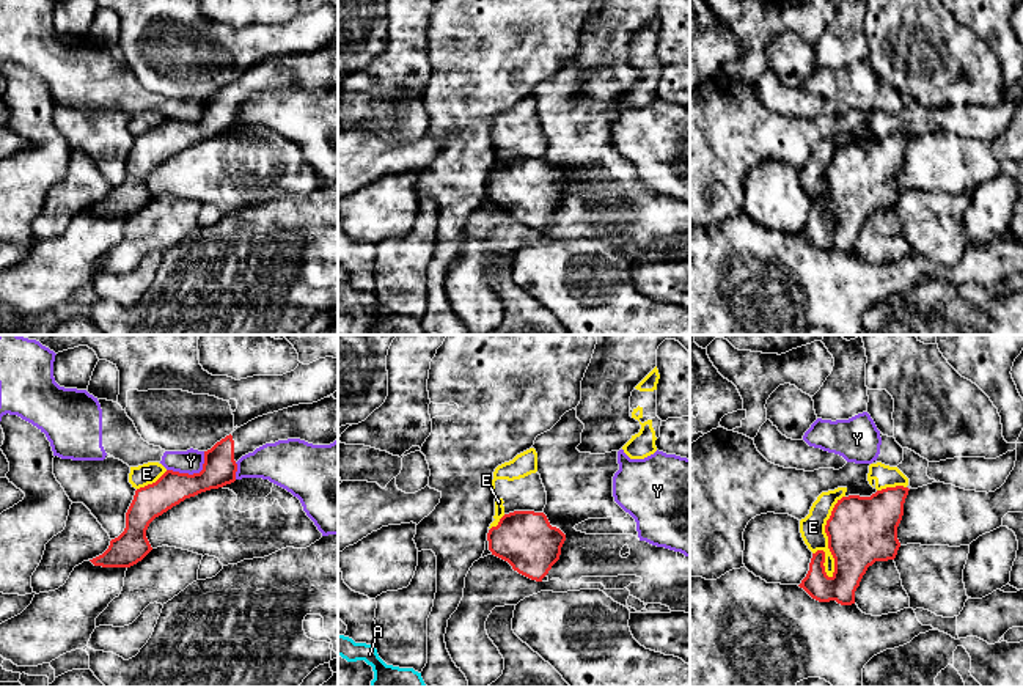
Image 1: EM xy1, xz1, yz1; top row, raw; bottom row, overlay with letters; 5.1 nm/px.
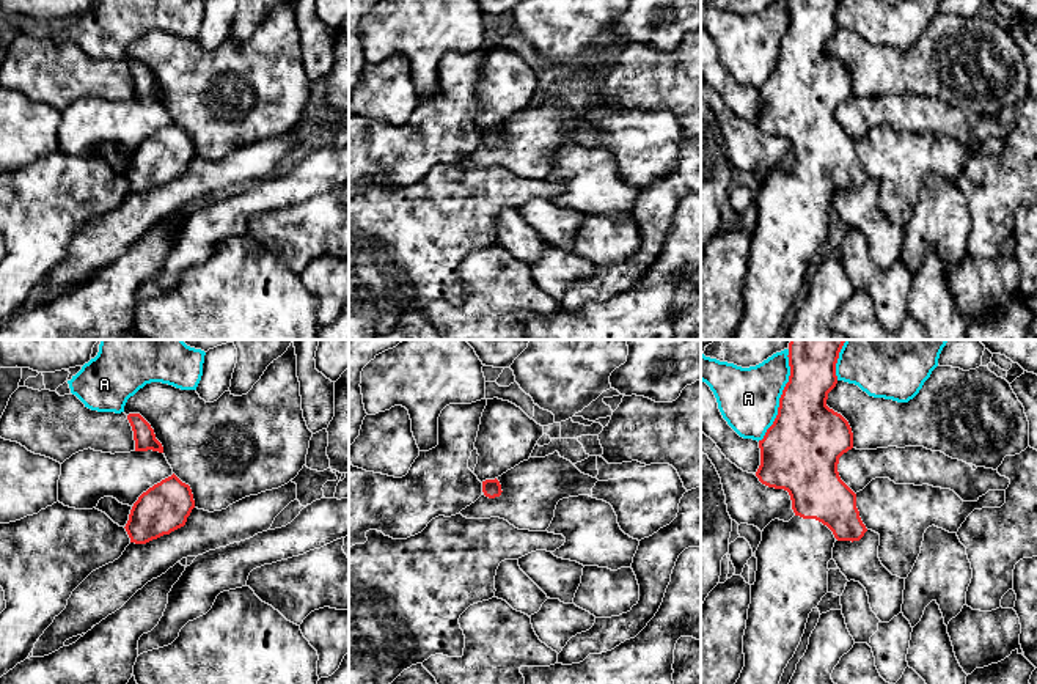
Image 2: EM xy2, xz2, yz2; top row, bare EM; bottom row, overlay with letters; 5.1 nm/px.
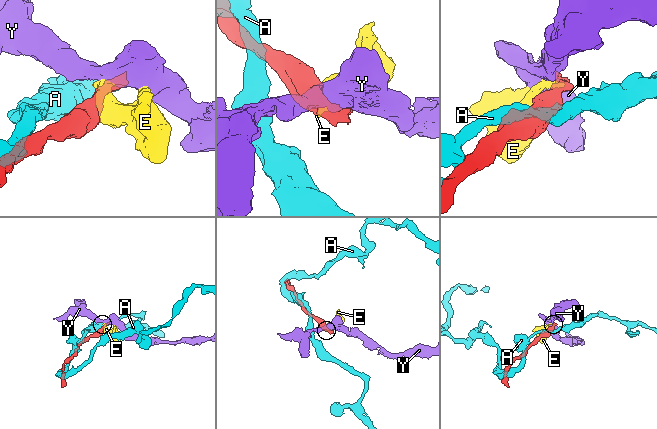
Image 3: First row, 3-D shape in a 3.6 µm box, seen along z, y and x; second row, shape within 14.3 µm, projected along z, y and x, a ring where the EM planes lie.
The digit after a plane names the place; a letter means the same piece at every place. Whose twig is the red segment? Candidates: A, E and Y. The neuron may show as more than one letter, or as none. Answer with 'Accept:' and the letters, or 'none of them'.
Accept: none of them

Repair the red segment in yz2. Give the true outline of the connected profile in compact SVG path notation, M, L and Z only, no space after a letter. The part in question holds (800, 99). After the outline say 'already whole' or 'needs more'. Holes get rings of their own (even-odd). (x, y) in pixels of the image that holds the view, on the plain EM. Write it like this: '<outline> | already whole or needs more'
M789 0L787 5L789 30L773 72L759 88L756 124L768 135L787 138L795 164L789 170L775 167L762 179L743 283L745 314L729 340L775 340L801 289L809 261L828 241L834 190L859 189L867 179L856 156L856 142L837 120L839 105L853 96L853 80L848 69L826 53L828 41L837 31L839 0Z | needs more

